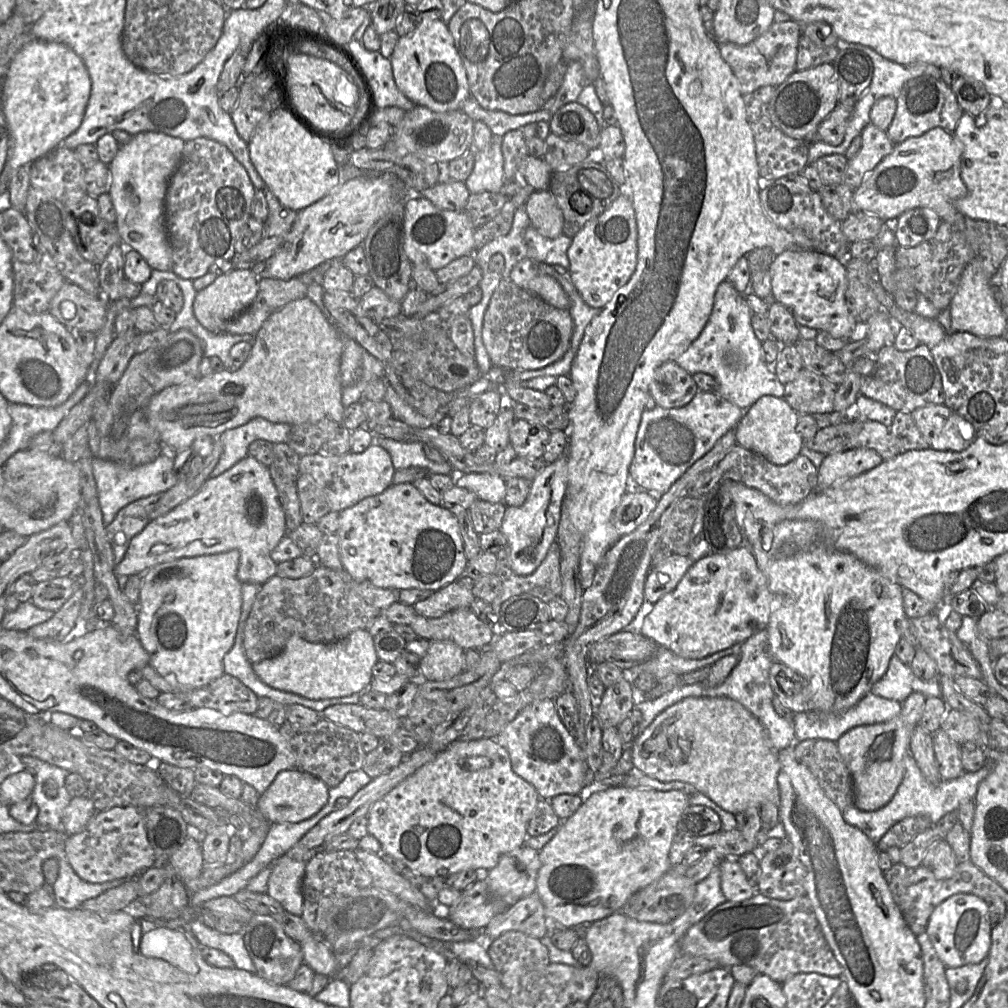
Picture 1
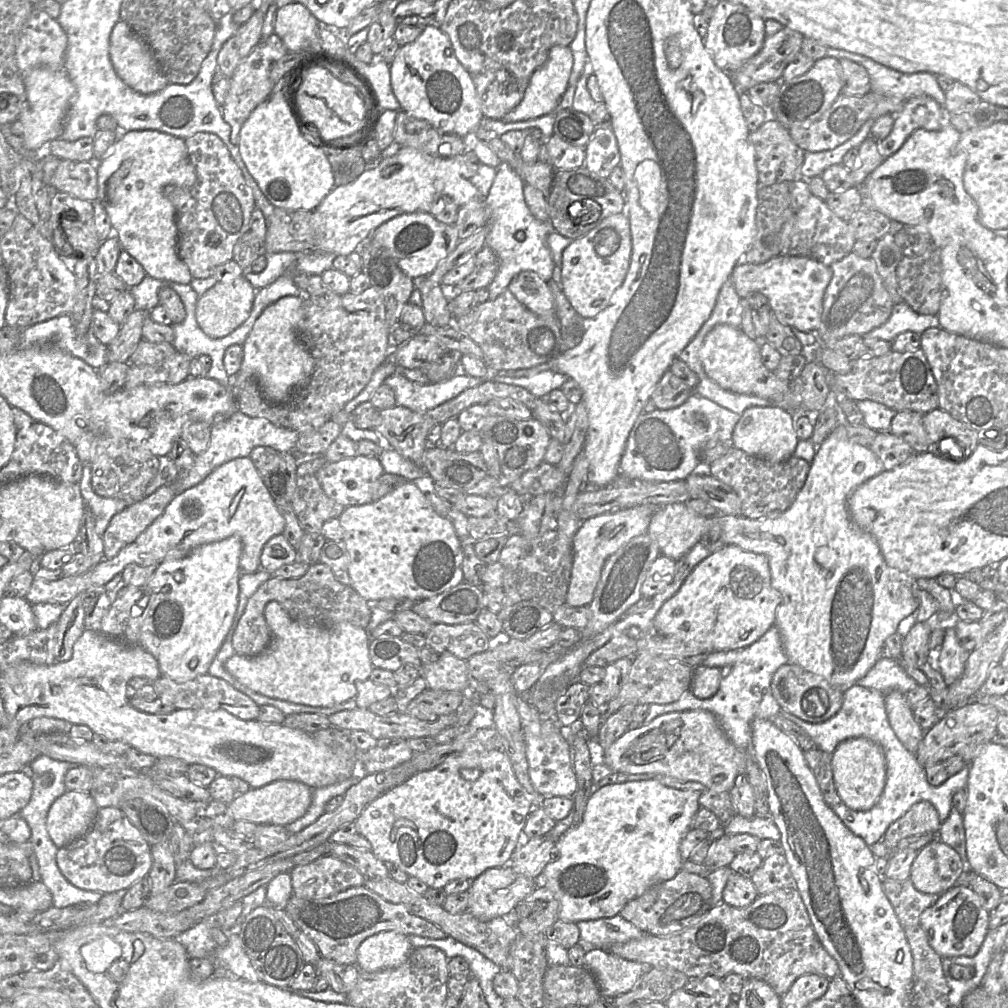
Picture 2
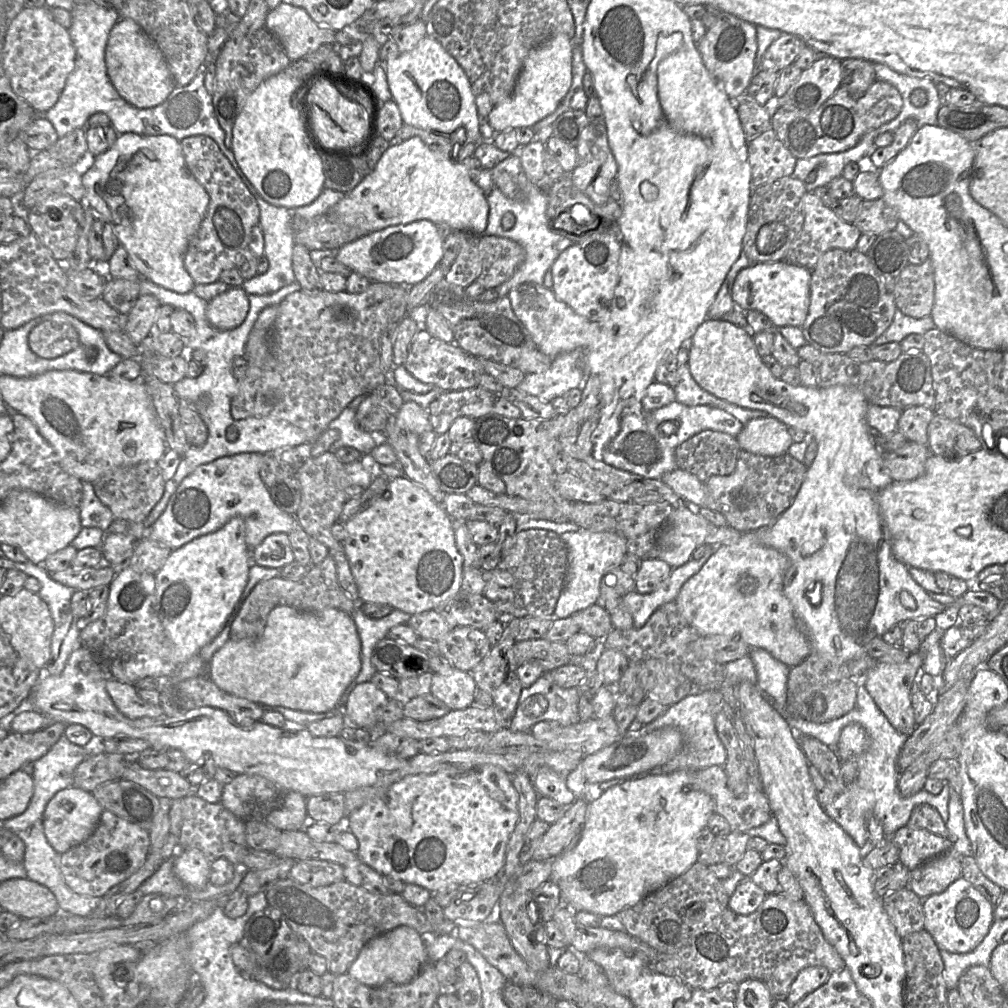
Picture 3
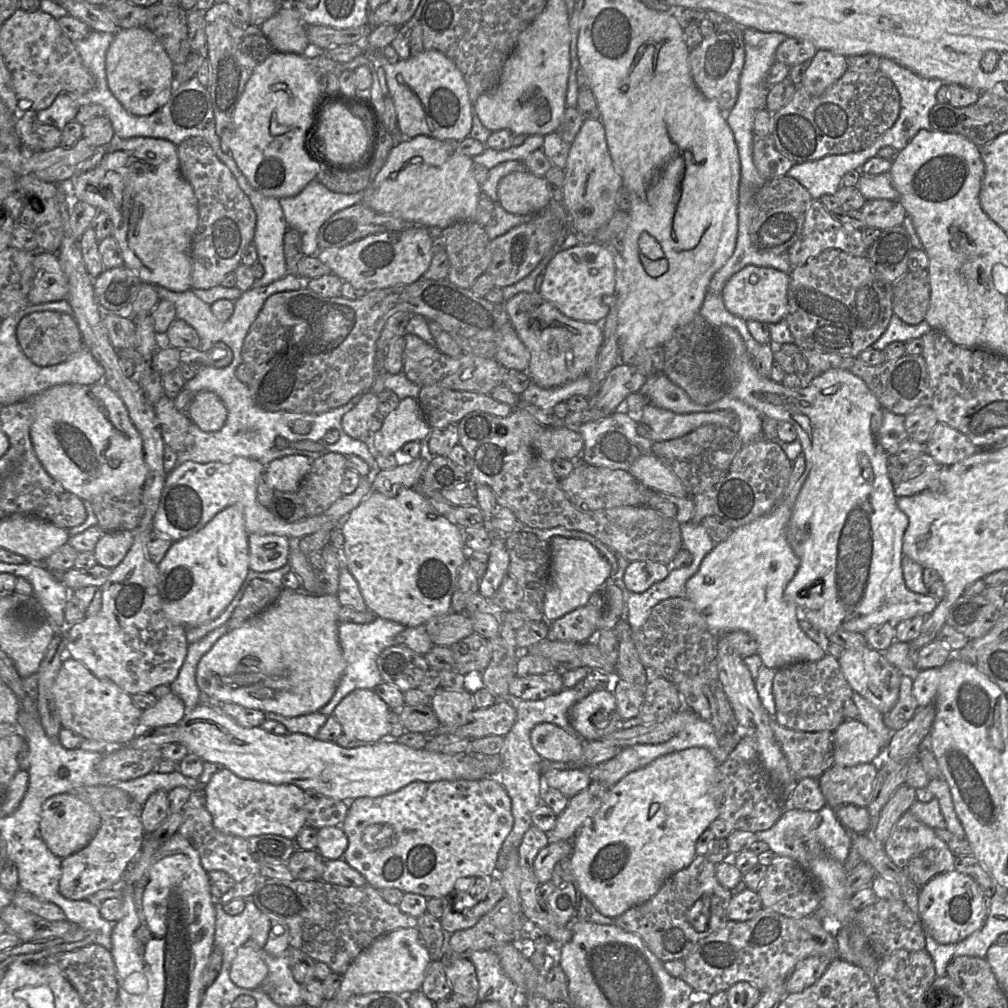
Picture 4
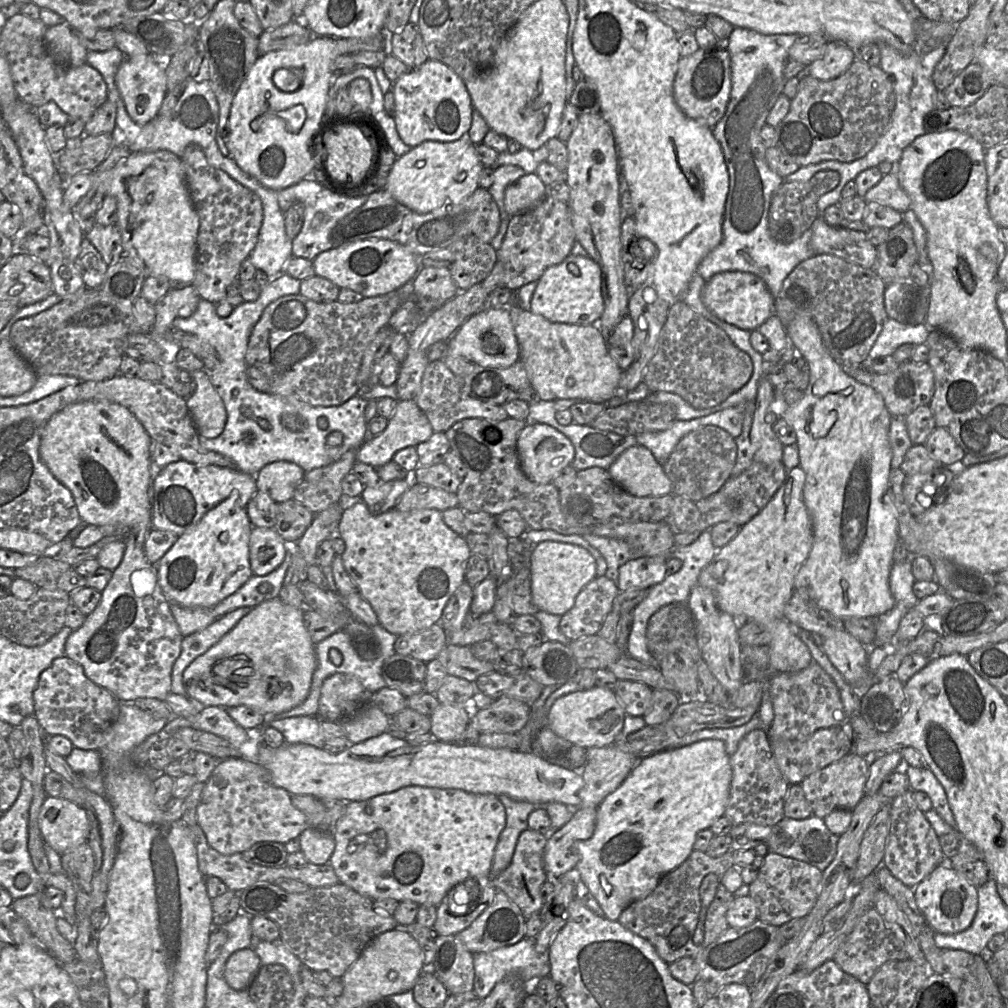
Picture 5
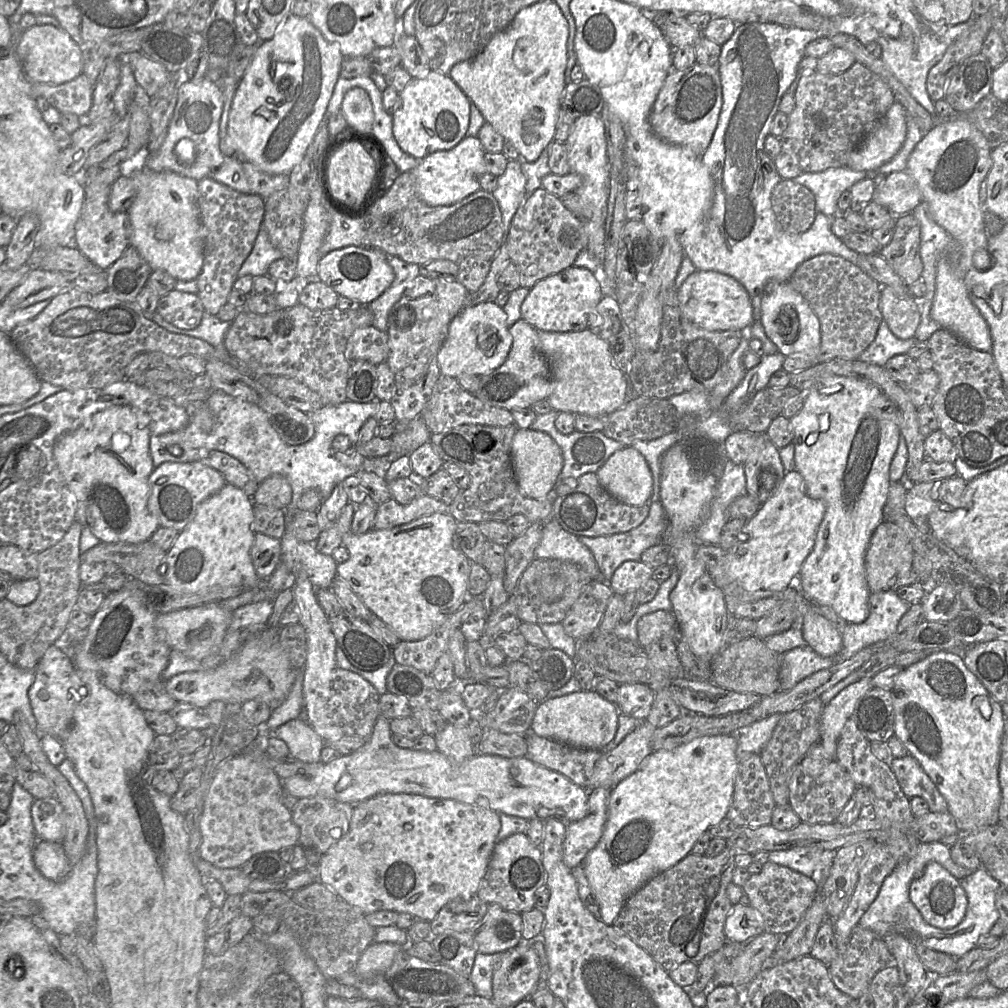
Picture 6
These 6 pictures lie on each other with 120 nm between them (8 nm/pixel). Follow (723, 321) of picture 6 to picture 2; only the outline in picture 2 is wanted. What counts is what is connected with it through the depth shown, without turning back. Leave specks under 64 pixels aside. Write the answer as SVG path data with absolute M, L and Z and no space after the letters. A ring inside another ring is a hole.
M779 254L761 264L740 262L732 278L737 295L744 299L754 292L766 296L771 312L784 325L804 332L815 331L821 319L823 298L832 278L830 266L812 258Z

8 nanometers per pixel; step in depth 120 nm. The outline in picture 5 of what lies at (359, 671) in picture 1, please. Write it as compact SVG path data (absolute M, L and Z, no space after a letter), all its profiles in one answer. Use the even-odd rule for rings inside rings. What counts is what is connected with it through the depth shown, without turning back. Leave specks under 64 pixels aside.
M279 597L253 607L206 653L197 657L183 673L186 696L201 707L230 708L245 705L268 717L291 710L307 698L317 667L315 644L304 623L304 609L283 603Z

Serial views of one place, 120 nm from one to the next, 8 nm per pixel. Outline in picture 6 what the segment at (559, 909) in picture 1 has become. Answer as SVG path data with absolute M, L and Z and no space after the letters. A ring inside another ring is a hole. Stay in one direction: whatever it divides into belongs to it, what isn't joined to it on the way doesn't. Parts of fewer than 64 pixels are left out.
M721 734L700 736L673 749L654 751L633 774L611 790L603 834L583 861L584 872L598 901L603 923L614 925L632 894L652 877L691 853L700 836L727 816L739 768L737 746L737 739L733 735Z

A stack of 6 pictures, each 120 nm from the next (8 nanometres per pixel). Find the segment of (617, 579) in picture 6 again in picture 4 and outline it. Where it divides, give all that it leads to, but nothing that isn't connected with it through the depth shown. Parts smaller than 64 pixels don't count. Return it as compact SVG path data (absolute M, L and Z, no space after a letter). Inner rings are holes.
M649 560L630 562L623 576L625 588L634 593L645 592L654 583L664 580L669 571L669 564Z

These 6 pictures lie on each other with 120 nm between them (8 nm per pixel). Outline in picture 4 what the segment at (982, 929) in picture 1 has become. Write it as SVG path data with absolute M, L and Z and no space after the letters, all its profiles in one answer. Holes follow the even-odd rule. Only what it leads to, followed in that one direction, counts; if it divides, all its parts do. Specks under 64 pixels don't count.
M955 869L941 873L919 892L919 916L924 928L941 944L958 943L982 927L988 914L988 899L978 884L968 875Z

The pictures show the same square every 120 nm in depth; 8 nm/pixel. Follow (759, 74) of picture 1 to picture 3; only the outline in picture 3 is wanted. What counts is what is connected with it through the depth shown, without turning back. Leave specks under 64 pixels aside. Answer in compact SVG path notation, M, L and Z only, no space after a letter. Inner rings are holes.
M783 33L765 51L760 70L781 71L792 64L806 46L806 43L800 37Z

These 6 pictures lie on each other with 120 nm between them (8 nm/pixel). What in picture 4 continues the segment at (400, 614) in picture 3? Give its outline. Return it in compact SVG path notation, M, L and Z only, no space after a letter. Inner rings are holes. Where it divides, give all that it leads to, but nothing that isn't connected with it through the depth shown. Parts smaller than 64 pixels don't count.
M379 617L368 624L340 623L338 626L338 638L346 661L346 668L335 694L318 712L329 716L333 713L337 704L353 690L374 689L380 684L382 677L377 667L377 658L385 648L394 645L395 637L405 628L406 626L400 623Z

